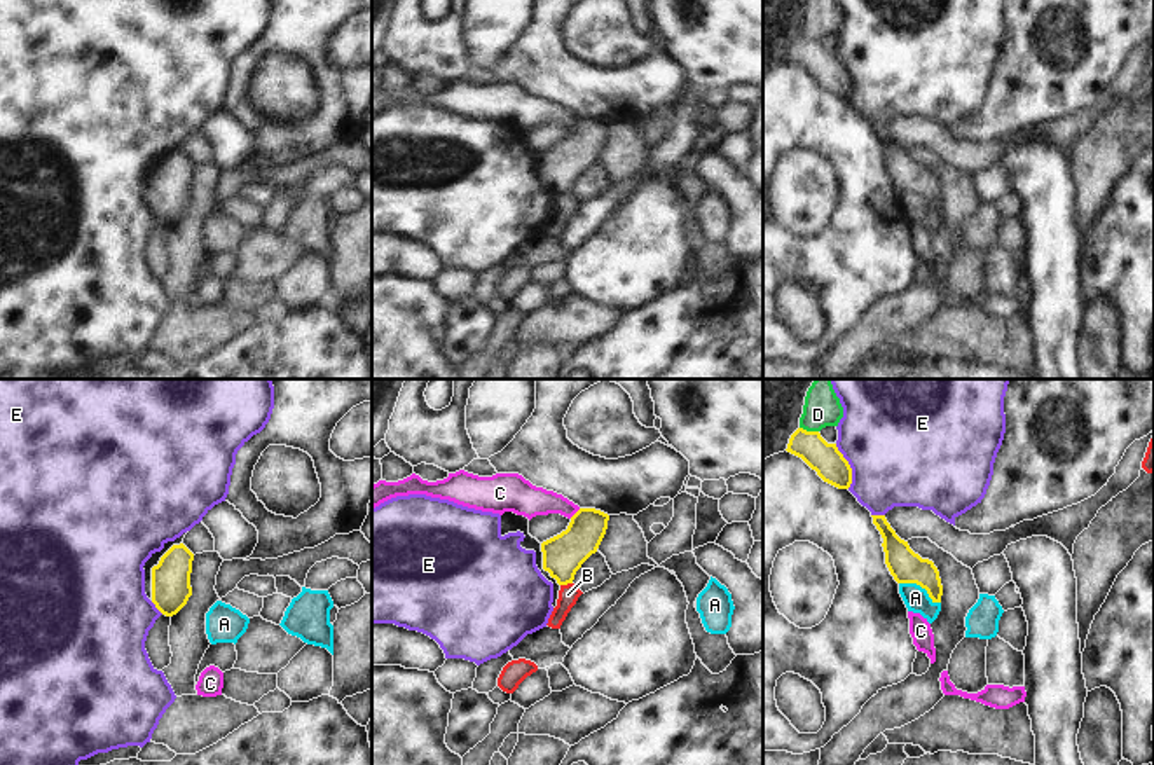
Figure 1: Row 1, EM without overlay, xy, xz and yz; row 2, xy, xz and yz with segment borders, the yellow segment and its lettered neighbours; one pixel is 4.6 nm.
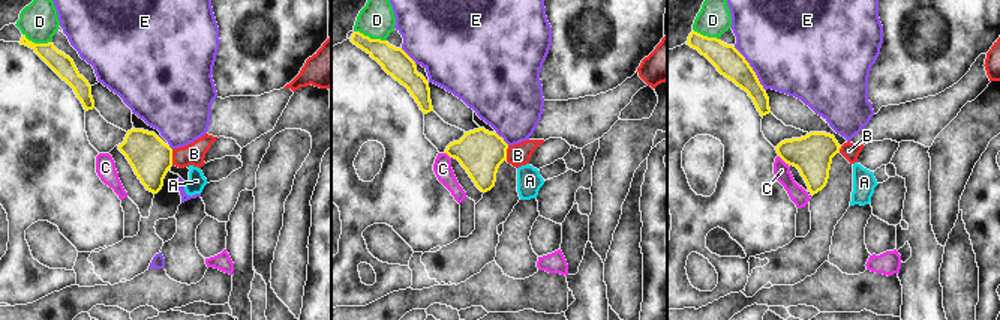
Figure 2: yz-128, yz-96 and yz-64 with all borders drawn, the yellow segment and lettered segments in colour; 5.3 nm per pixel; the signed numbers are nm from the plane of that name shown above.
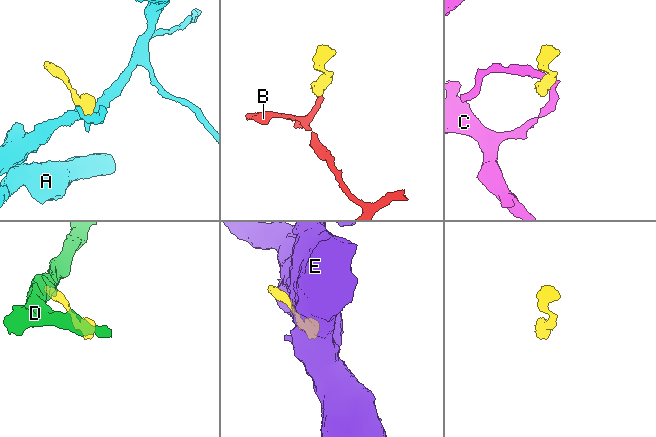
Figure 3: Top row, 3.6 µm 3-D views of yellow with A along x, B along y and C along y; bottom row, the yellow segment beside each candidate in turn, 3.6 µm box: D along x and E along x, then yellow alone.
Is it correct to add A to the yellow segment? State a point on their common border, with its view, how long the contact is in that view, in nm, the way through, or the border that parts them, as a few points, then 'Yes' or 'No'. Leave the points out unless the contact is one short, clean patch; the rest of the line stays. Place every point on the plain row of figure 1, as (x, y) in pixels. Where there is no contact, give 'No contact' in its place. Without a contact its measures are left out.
Touches yellow at yz (920, 194). Shared border 220 nm. Boundary: yz (899, 191), (919, 192), (940, 212). No.

